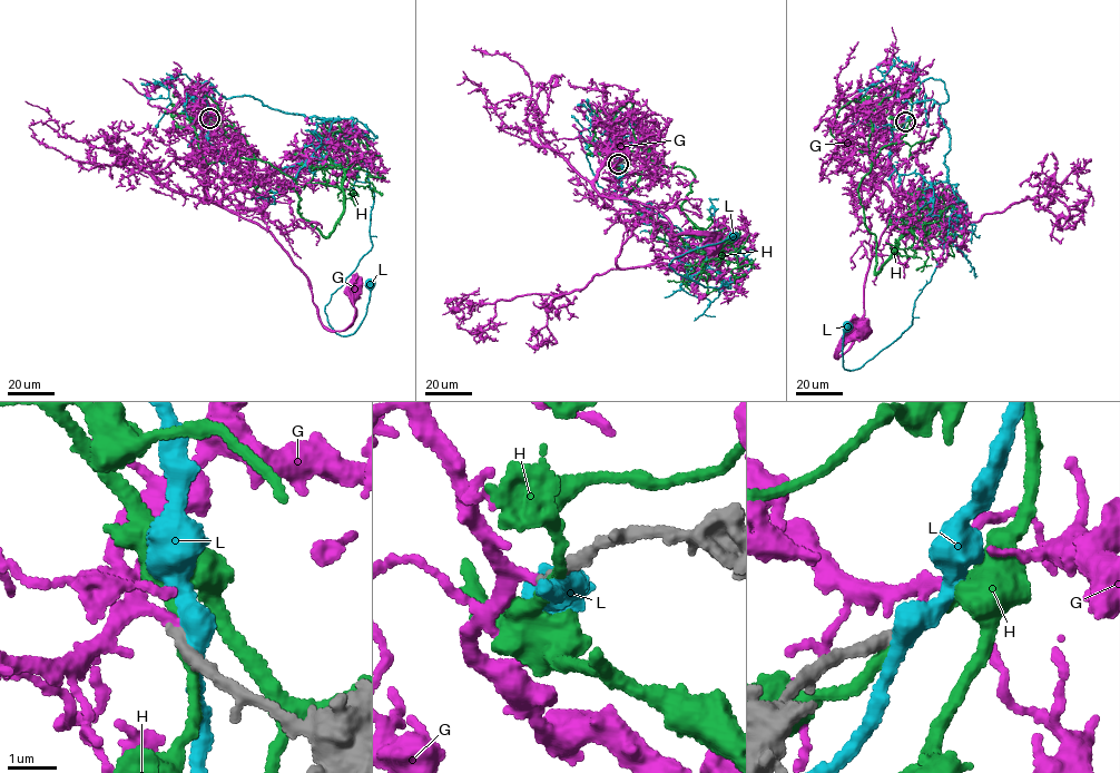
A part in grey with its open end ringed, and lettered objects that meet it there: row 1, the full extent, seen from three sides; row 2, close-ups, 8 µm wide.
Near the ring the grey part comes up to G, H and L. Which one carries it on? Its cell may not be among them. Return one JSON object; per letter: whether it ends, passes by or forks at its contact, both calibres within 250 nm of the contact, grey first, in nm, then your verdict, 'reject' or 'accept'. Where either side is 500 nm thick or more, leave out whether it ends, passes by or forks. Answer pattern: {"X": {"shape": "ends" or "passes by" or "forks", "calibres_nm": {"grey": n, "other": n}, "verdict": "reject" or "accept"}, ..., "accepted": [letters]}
{"G": {"shape": "passes by", "calibres_nm": {"grey": 220, "other": 140}, "verdict": "accept"}, "H": {"shape": "passes by", "calibres_nm": {"grey": 280, "other": 200}, "verdict": "reject"}, "L": {"shape": "passes by", "calibres_nm": {"grey": 280, "other": 440}, "verdict": "reject"}, "accepted": ["G"]}

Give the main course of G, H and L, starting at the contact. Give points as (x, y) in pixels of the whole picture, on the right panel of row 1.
G: (905, 121), (895, 118), (874, 146), (871, 174), (897, 207), (871, 261), (860, 330), (836, 359), (862, 330)
H: (905, 123), (857, 191), (875, 273), (895, 242), (937, 216), (943, 187), (952, 198)
L: (905, 123), (934, 100), (949, 129), (943, 253), (911, 326), (853, 370), (847, 326)

